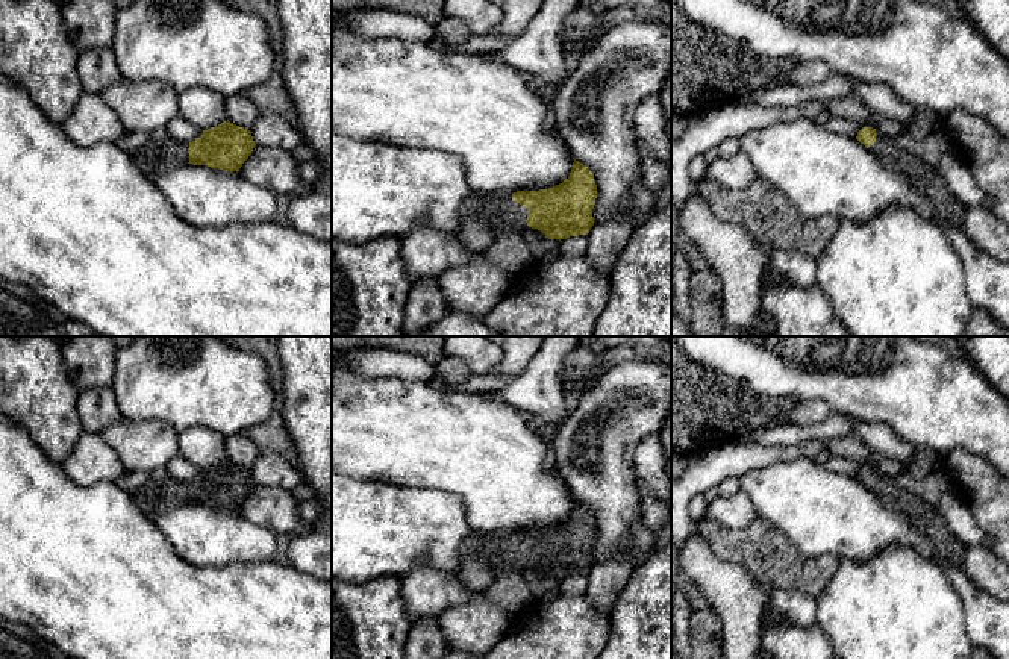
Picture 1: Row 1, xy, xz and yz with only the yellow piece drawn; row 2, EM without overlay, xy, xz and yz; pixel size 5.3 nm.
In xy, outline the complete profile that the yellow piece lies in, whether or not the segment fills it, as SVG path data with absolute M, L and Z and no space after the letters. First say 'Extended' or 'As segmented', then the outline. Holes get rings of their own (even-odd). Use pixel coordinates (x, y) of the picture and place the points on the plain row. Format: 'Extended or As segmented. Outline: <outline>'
Extended. Outline: M227 459L203 470L201 476L189 483L173 477L161 483L150 480L132 497L142 512L153 520L161 512L185 503L208 504L230 512L239 511L255 486L250 470Z

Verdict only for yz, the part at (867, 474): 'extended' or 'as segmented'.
extended

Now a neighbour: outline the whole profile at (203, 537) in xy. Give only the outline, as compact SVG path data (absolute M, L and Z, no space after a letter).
M185 503L153 518L176 554L194 567L274 561L277 535L238 511Z

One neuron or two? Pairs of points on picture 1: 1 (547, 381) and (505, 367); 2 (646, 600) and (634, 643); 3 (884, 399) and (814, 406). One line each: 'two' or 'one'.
1: two
2: one
3: two

